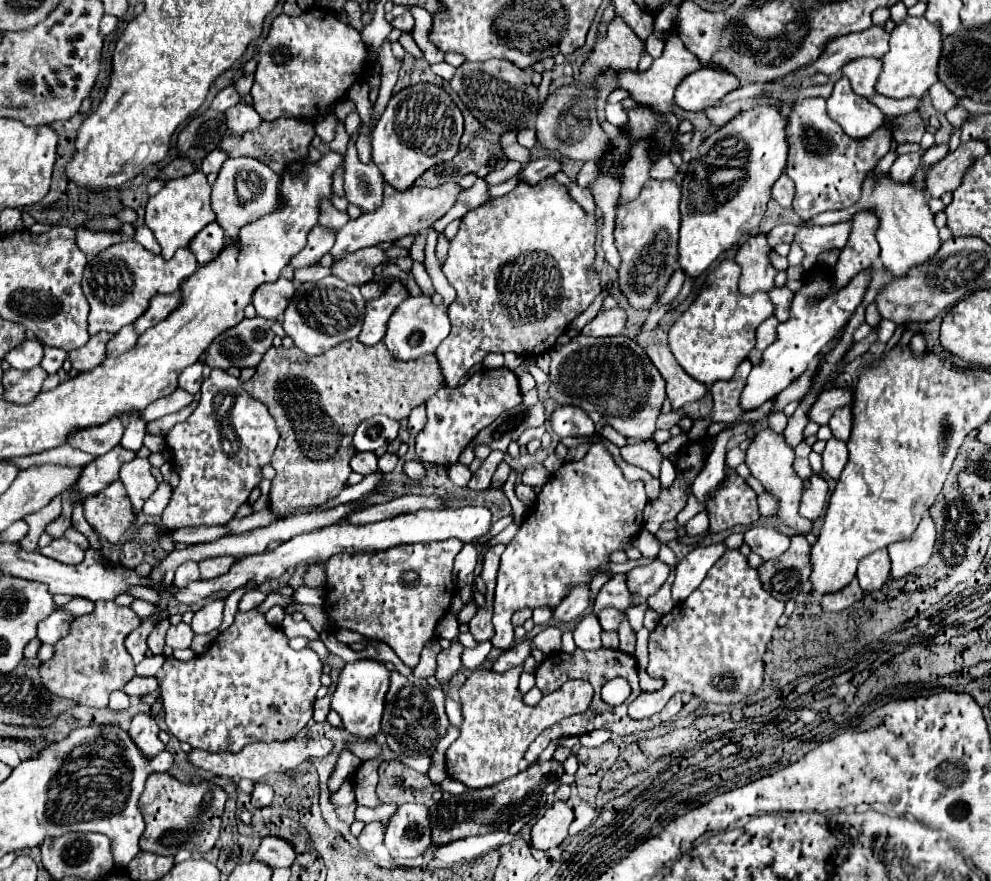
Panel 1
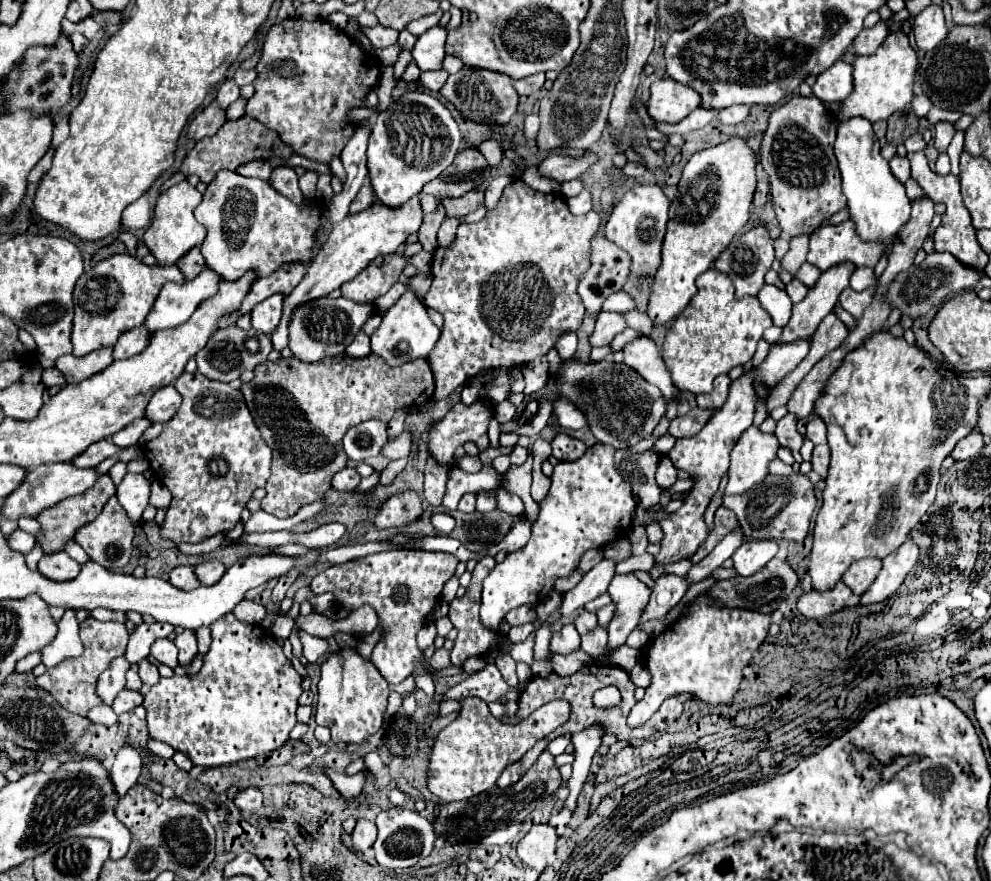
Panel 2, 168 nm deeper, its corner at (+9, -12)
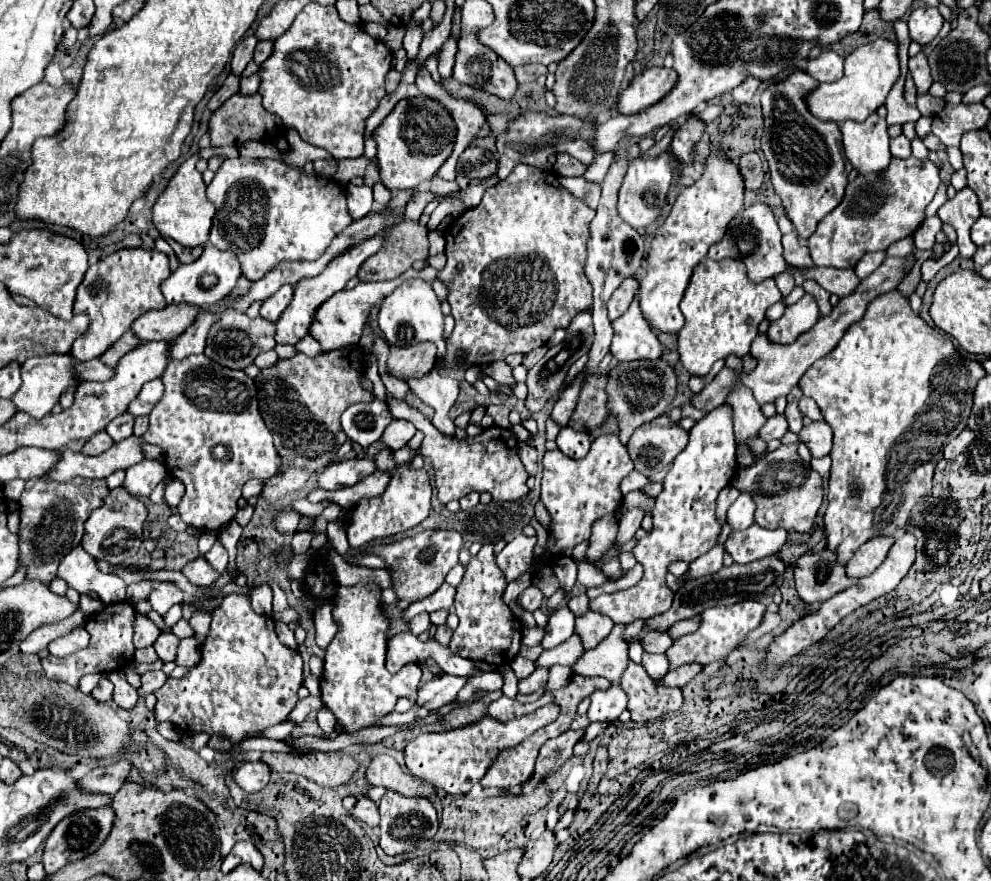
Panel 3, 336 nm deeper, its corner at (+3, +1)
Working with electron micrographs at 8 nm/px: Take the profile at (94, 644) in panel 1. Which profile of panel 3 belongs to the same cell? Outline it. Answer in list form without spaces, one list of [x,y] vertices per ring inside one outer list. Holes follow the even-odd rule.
[[[128,600],[108,604],[102,612],[90,616],[86,620],[86,630],[90,634],[90,644],[82,652],[74,652],[72,656],[66,658],[56,658],[56,656],[46,656],[42,658],[42,668],[44,674],[50,676],[52,680],[66,682],[74,688],[80,686],[80,678],[86,674],[96,674],[96,672],[112,672],[118,668],[126,668],[134,660],[134,644],[132,644],[132,622],[134,622],[134,604]]]

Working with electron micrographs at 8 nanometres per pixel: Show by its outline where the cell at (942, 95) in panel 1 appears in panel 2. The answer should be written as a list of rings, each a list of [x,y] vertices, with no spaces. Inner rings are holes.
[[[936,123],[934,129],[936,129],[936,135],[934,135],[934,147],[938,149],[938,153],[946,153],[946,147],[948,147],[948,143],[952,141],[956,129],[954,129],[952,123]]]

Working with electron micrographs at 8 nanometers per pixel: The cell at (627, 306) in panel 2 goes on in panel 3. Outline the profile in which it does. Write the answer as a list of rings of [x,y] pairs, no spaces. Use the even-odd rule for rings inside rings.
[[[638,296],[632,300],[630,308],[612,322],[614,340],[612,340],[612,356],[616,360],[658,360],[662,354],[662,346],[658,342],[656,332],[646,324],[642,310],[638,308]]]

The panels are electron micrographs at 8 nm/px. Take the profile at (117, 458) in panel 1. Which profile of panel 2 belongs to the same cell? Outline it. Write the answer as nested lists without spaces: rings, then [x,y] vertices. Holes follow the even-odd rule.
[[[102,475],[100,481],[96,481],[96,485],[94,485],[92,489],[88,489],[88,493],[82,493],[80,497],[64,499],[64,501],[60,501],[60,505],[54,505],[52,509],[44,509],[44,513],[40,513],[40,515],[36,517],[38,523],[40,523],[40,527],[42,527],[42,535],[36,537],[36,545],[42,547],[44,555],[64,551],[64,545],[74,537],[74,533],[76,533],[80,527],[84,527],[84,525],[88,525],[90,521],[94,521],[94,519],[100,515],[104,503],[106,503],[114,493],[116,493],[116,487],[112,485],[112,479],[110,479],[108,475]]]

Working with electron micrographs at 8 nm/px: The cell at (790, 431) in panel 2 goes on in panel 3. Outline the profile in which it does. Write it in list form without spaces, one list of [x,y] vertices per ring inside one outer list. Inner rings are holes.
[[[776,414],[772,418],[768,418],[768,422],[764,424],[764,428],[760,430],[760,438],[762,440],[774,440],[774,438],[782,438],[788,432],[788,420],[784,414]]]

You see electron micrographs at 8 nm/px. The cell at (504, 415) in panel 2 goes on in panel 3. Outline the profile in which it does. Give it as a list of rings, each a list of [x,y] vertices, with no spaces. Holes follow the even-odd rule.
[[[492,404],[486,408],[486,412],[494,418],[496,426],[504,426],[504,428],[510,428],[510,422],[508,422],[508,408],[504,404]]]

